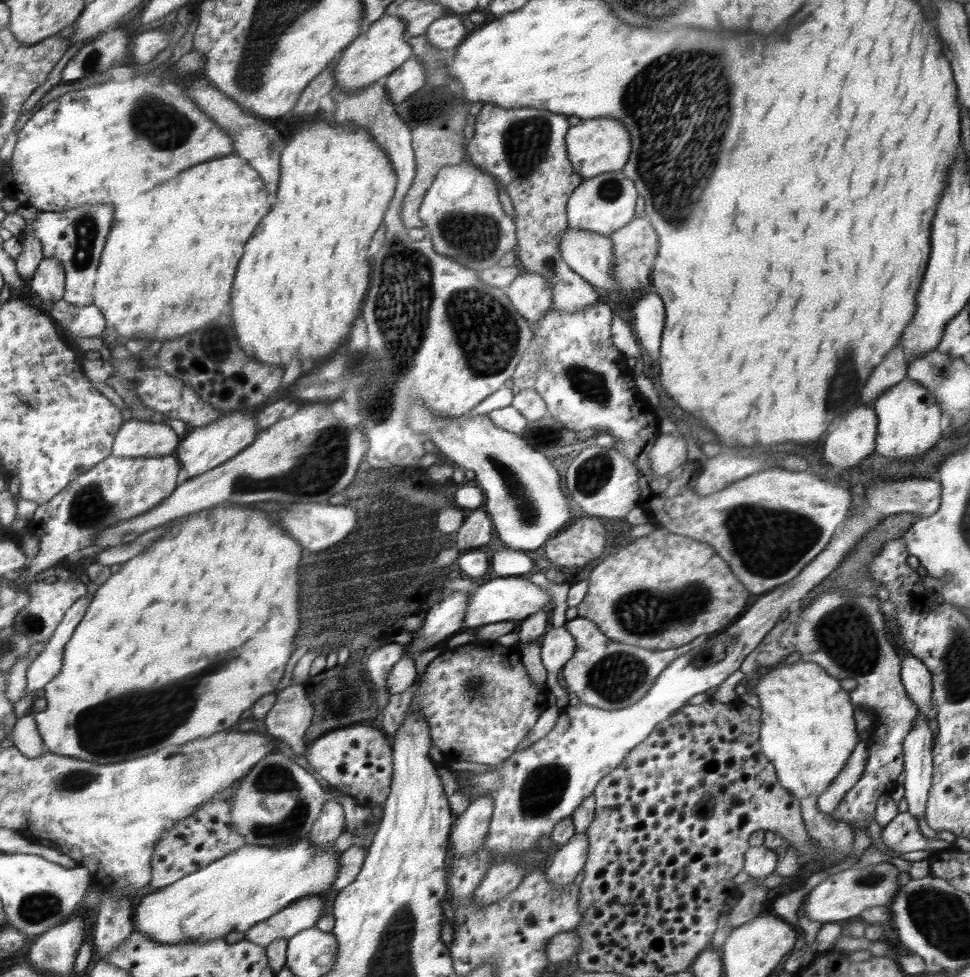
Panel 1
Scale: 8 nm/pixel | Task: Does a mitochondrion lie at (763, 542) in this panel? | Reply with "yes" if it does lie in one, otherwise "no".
yes

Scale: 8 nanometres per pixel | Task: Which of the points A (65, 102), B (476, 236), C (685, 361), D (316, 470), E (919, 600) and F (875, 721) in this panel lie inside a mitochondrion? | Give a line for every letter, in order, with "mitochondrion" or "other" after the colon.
A: other
B: mitochondrion
C: other
D: mitochondrion
E: other
F: other

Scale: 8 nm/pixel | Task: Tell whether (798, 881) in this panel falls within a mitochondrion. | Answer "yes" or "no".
no

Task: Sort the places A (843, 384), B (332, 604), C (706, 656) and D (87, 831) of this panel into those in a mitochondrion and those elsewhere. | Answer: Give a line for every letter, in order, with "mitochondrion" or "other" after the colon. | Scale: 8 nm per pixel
A: mitochondrion
B: mitochondrion
C: mitochondrion
D: other

